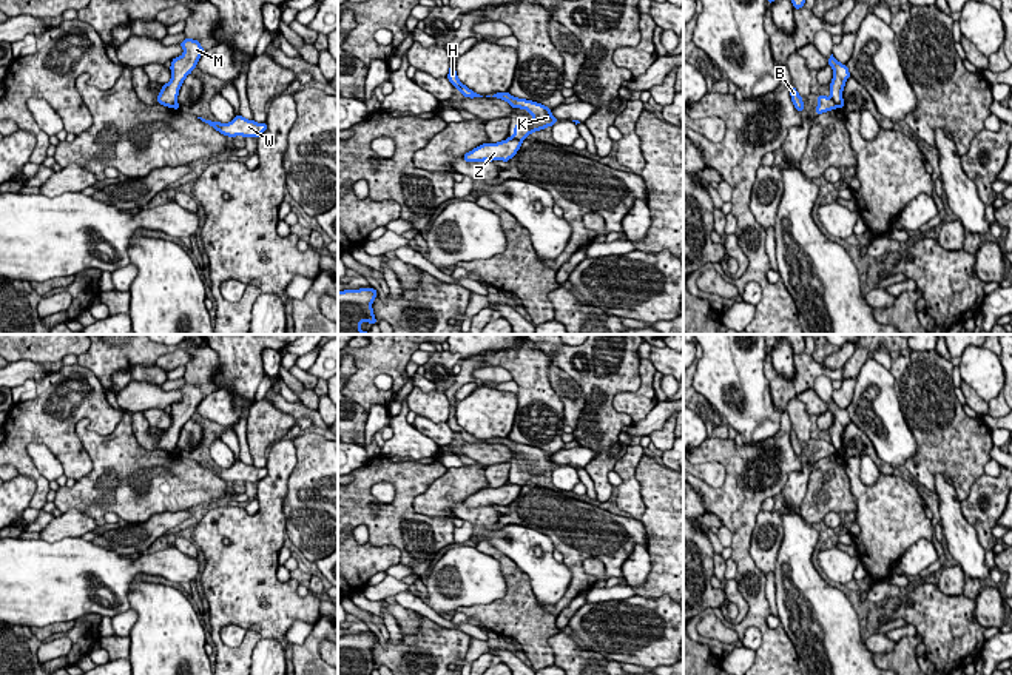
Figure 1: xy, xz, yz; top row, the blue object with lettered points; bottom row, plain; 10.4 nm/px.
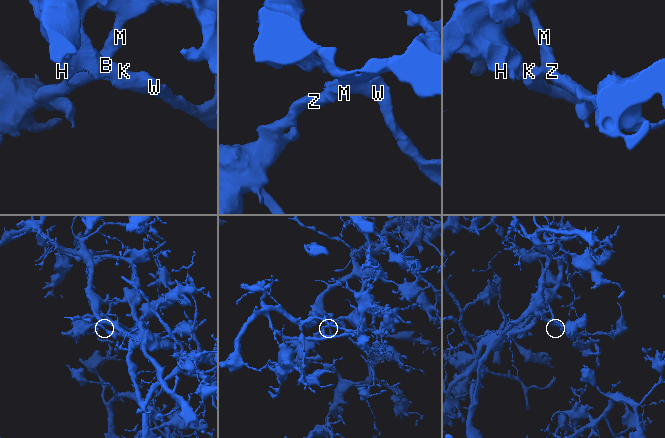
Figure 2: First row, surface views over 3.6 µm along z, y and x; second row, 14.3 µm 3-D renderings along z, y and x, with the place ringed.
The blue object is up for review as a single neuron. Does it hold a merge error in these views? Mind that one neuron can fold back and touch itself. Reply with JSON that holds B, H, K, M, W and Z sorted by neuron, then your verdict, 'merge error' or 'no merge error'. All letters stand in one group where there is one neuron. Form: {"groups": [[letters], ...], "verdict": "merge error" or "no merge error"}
{"groups": [["B", "H", "K", "W"], ["M", "Z"]], "verdict": "merge error"}

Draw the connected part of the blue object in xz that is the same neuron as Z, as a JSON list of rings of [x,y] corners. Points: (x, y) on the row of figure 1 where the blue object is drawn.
[[[511,137],[498,143],[483,143],[477,146],[475,149],[466,153],[463,159],[466,162],[483,162],[483,160],[508,162],[517,154],[517,151],[520,149],[520,145],[521,145],[521,140],[515,140]]]

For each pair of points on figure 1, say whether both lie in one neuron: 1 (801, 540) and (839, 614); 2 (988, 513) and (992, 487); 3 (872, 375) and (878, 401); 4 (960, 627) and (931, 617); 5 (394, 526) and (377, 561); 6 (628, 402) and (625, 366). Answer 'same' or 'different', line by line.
1: same
2: same
3: same
4: same
5: different
6: different

